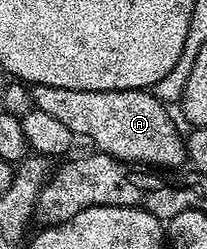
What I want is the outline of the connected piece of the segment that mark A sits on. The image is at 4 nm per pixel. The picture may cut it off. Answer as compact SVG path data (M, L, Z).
M54 84L32 86L32 104L35 109L55 116L61 124L70 128L73 136L85 134L92 138L97 151L123 162L131 162L149 168L180 168L185 165L188 147L185 135L180 135L174 119L168 115L169 107L157 100L151 89L146 90L79 90L78 88L54 88Z

